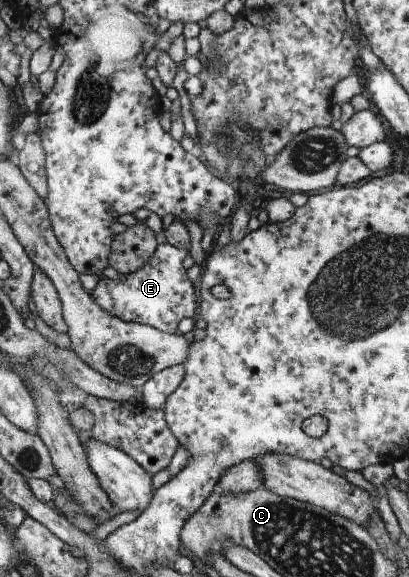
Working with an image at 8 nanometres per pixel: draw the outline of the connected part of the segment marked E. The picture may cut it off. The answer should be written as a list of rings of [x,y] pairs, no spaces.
[[[167,243],[159,244],[147,263],[136,272],[118,279],[101,277],[90,293],[93,301],[123,321],[147,324],[162,332],[175,334],[181,319],[196,318],[198,313],[199,301],[195,298],[195,287],[184,268],[187,255],[189,250],[180,250]]]

